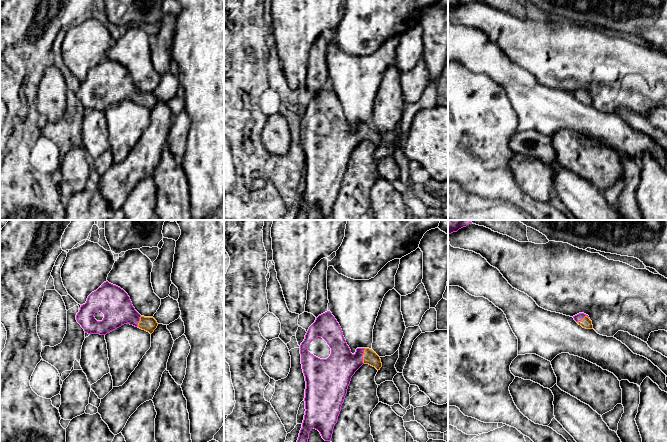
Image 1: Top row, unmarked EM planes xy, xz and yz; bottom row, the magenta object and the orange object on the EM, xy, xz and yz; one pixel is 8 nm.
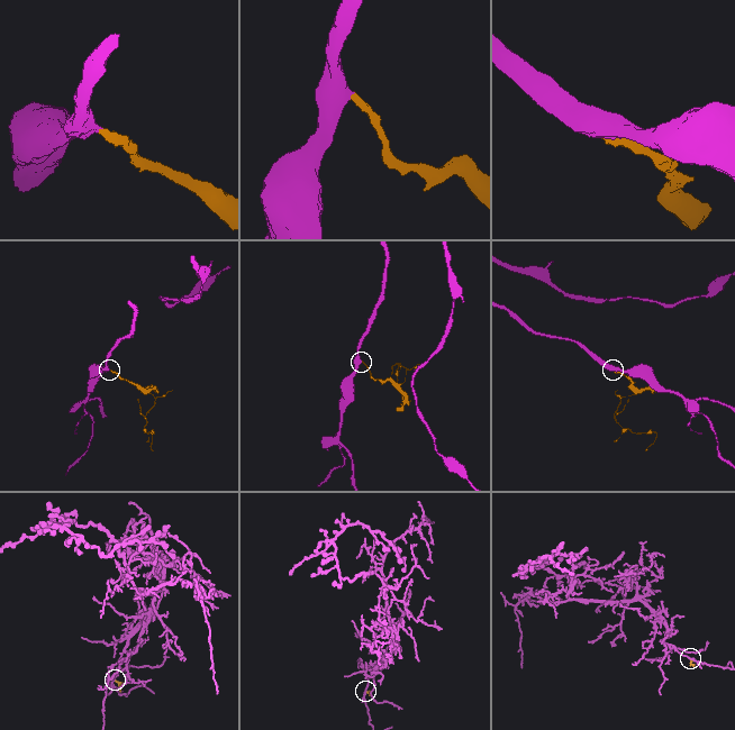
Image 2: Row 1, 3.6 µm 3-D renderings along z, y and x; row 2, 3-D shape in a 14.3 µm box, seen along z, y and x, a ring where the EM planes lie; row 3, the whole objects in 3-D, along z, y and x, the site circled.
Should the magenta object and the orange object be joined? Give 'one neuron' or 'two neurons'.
one neuron

